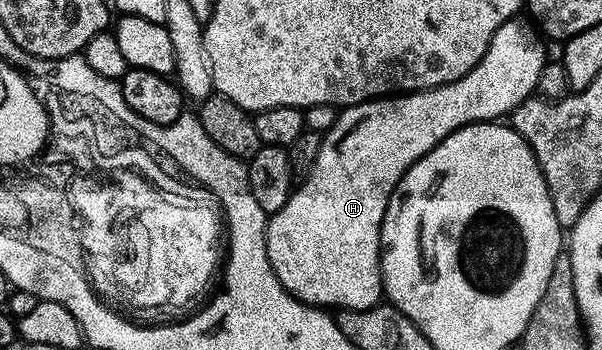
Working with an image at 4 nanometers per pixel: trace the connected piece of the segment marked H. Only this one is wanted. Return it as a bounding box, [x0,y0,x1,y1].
[266,16,548,310]

